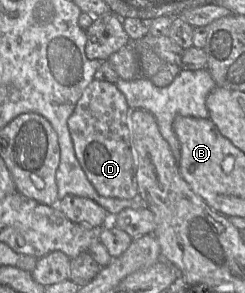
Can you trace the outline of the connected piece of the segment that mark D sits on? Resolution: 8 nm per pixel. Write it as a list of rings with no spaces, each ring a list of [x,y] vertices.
[[[94,79],[85,88],[67,122],[76,158],[103,197],[133,199],[138,195],[130,110],[124,94],[115,84]]]

